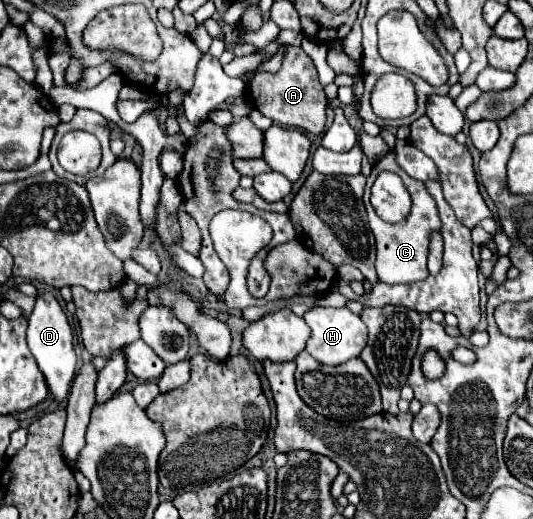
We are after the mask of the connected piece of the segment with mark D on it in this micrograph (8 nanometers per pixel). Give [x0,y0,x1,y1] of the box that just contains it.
[28,291,76,401]

